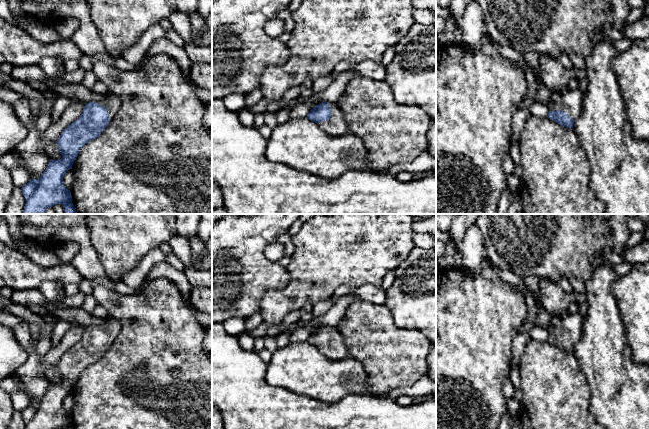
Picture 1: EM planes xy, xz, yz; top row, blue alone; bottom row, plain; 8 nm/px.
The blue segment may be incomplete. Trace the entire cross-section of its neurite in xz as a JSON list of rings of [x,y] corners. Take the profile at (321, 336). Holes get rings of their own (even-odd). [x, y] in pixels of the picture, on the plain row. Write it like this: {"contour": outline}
{"contour": [[[323,325],[315,329],[308,337],[307,342],[317,347],[330,359],[342,359],[350,355],[341,334],[334,327]]]}

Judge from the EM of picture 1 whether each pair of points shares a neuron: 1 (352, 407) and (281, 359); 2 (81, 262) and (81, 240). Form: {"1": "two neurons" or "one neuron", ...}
{"1": "two neurons", "2": "one neuron"}

